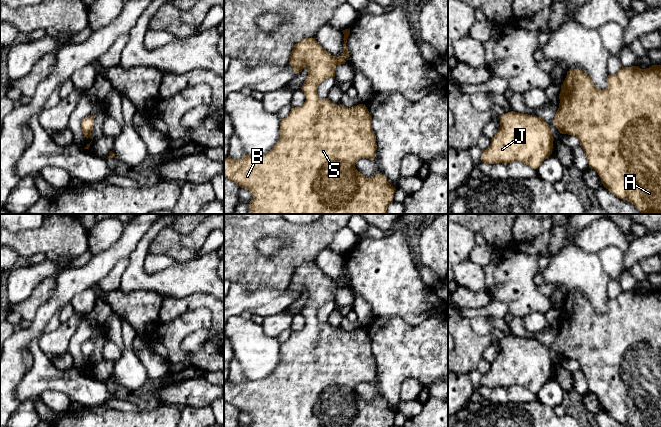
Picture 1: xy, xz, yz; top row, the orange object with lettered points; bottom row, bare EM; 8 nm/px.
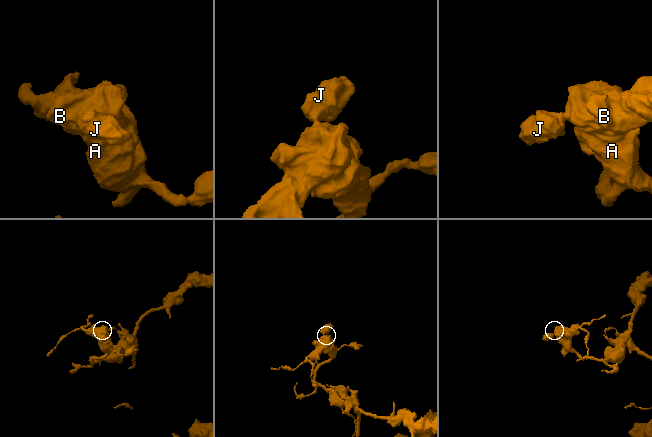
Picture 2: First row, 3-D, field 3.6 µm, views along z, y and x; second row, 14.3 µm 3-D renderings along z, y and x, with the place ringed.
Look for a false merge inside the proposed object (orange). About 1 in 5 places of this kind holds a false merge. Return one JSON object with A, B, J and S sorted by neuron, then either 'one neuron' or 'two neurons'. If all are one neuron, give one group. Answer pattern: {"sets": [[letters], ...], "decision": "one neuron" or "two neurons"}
{"sets": [["A", "B", "J", "S"]], "decision": "one neuron"}

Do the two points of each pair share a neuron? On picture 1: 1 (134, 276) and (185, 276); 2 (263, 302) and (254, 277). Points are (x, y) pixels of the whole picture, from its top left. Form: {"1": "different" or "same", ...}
{"1": "same", "2": "different"}

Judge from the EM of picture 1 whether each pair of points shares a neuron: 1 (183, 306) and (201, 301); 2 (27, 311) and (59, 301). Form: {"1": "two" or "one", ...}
{"1": "one", "2": "two"}

